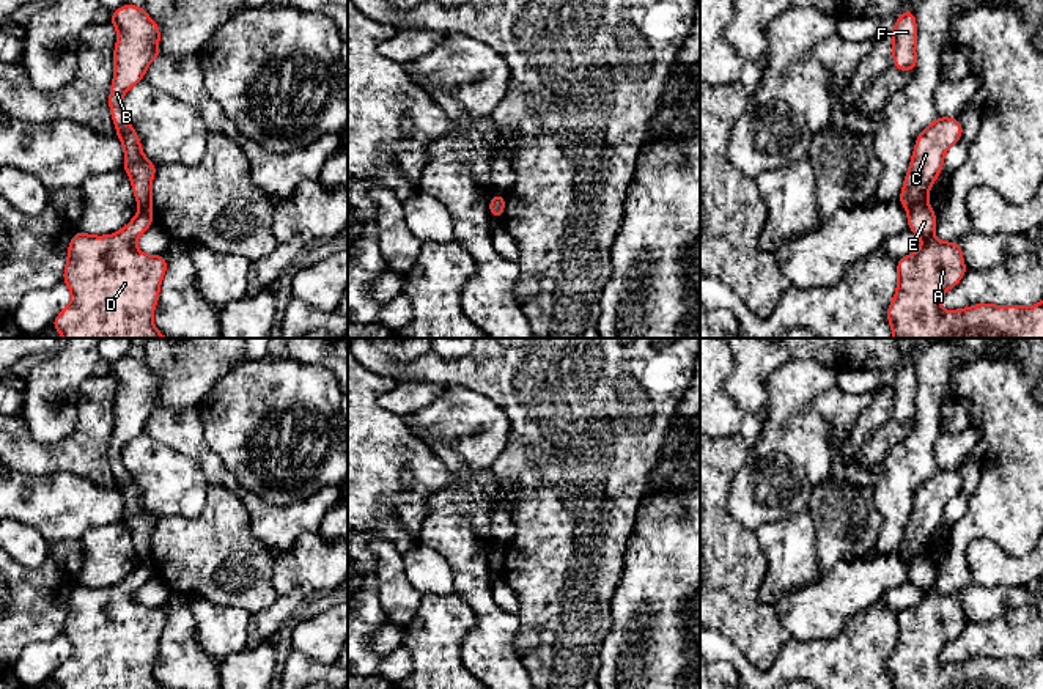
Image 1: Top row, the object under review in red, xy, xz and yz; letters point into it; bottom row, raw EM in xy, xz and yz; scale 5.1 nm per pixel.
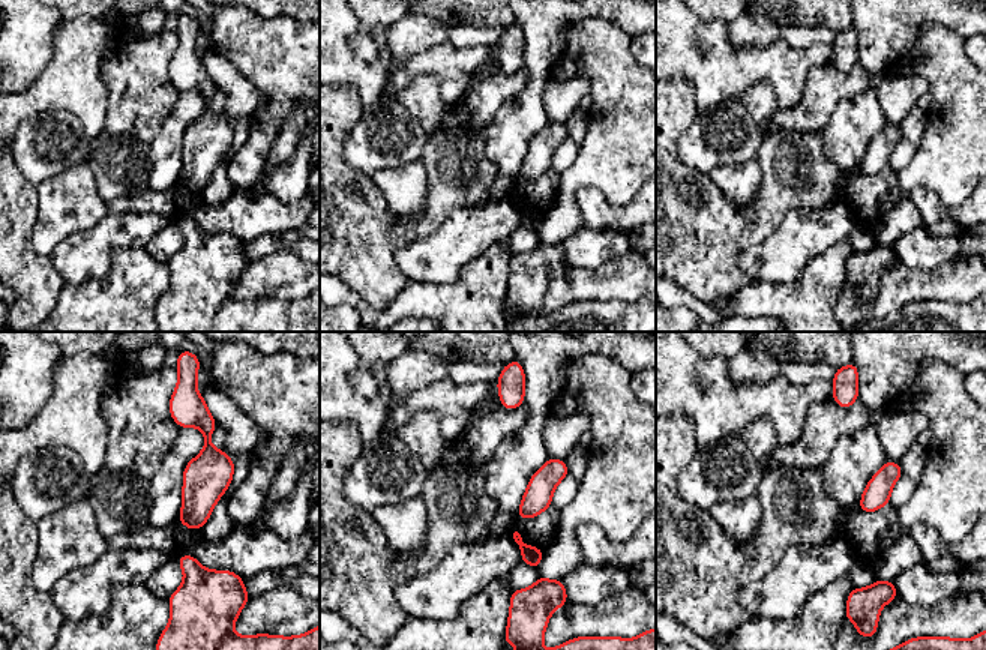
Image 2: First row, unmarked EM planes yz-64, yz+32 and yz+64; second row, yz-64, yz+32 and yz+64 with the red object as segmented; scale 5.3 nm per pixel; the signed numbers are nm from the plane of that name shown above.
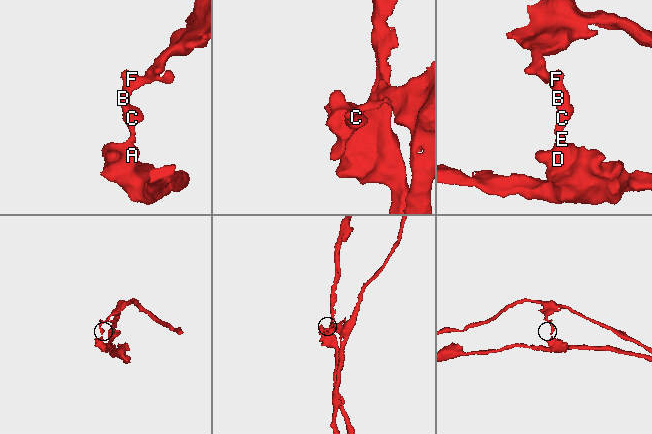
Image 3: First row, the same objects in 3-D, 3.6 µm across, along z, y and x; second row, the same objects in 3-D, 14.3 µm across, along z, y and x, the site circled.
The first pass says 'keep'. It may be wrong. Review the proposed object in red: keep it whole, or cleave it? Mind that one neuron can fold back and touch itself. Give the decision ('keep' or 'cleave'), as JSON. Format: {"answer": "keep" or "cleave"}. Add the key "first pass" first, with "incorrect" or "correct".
{"first pass": "incorrect", "answer": "cleave"}

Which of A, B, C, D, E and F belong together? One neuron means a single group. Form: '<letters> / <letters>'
A D E / B C F

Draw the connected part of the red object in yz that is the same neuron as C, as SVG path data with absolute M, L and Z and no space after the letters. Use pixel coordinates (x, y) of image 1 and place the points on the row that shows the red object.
M938 116L917 135L903 190L898 197L903 208L909 211L927 201L928 192L942 170L944 154L961 137L960 120L947 116Z

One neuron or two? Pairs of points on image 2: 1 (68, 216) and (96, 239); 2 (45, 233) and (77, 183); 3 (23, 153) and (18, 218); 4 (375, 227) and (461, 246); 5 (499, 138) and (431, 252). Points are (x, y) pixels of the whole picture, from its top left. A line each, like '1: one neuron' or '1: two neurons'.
1: two neurons
2: one neuron
3: two neurons
4: two neurons
5: two neurons

